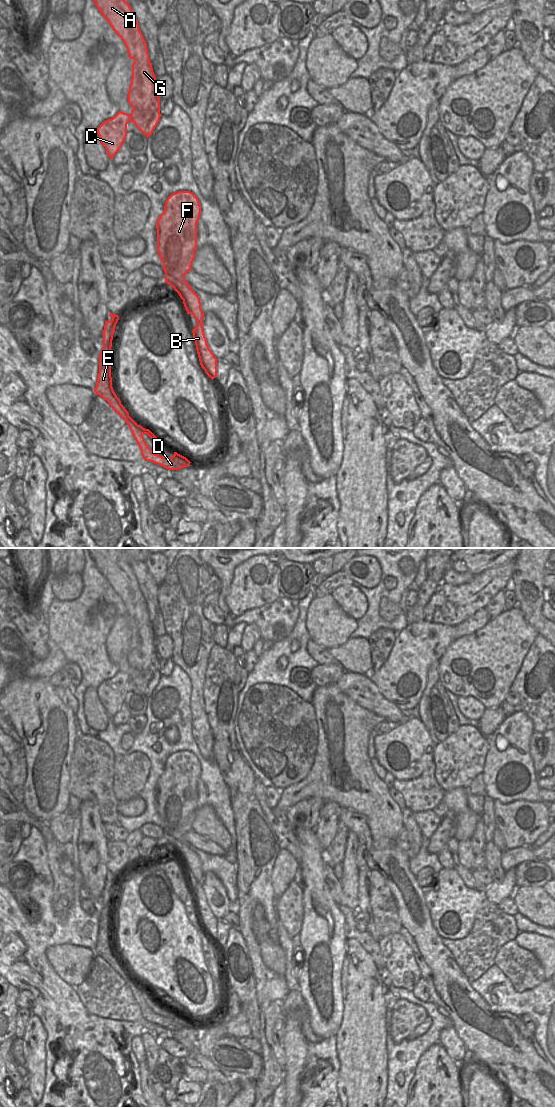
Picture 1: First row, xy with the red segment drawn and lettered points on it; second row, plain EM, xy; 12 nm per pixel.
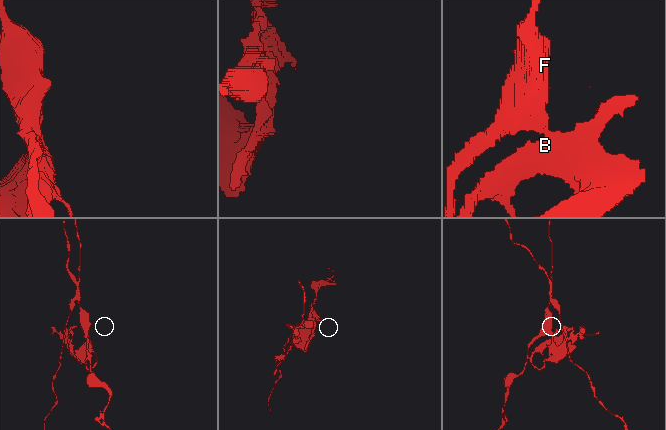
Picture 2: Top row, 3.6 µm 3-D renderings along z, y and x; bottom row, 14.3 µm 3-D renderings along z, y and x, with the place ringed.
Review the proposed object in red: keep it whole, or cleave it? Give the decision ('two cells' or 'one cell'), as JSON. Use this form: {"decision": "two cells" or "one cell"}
{"decision": "two cells"}

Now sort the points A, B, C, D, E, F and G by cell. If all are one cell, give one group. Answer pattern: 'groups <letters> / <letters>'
groups A B D E F G / C

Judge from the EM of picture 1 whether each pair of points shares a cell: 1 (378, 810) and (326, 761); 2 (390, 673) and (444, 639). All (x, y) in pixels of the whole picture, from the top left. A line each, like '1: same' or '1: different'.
1: same
2: same

